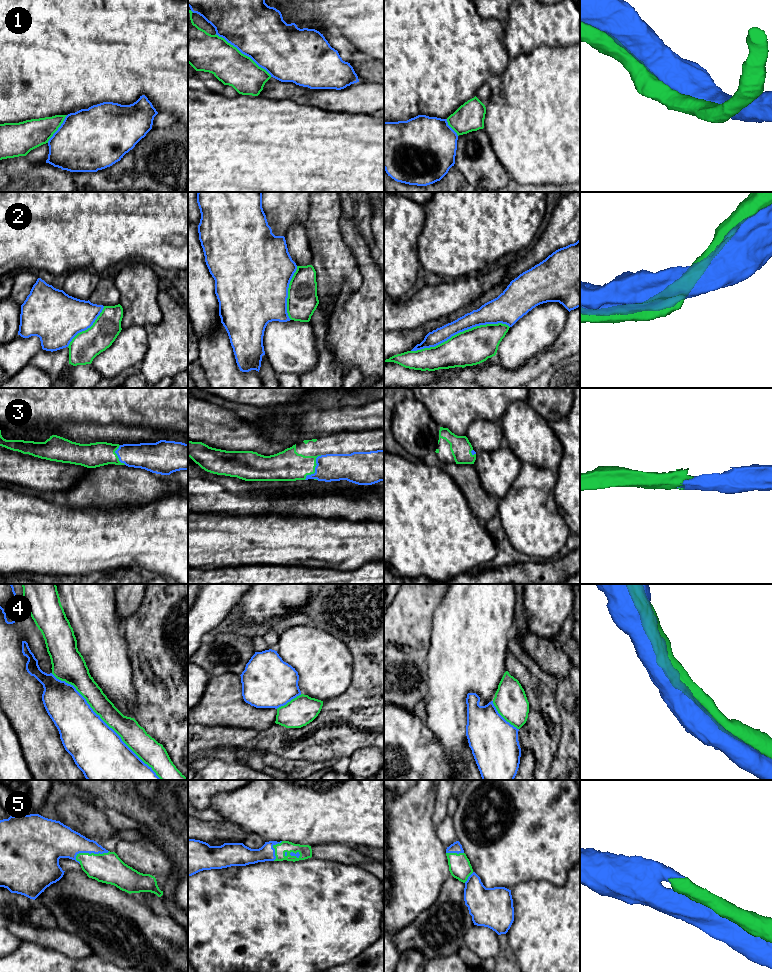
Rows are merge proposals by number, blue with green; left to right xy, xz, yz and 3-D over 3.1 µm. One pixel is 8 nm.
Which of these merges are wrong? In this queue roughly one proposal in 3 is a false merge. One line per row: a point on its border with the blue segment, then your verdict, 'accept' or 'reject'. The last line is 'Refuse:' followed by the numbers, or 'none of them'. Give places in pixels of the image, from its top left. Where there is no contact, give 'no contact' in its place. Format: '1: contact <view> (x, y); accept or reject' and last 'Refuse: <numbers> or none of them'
1: contact xz (243, 53); accept
2: contact yz (460, 331); reject
3: contact xz (315, 468); accept
4: contact xy (104, 722); accept
5: contact xy (91, 852); accept
Refuse: 2

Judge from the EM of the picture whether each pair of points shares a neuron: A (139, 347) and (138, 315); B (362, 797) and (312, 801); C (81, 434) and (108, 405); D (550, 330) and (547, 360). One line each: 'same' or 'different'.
A: different
B: same
C: different
D: different

